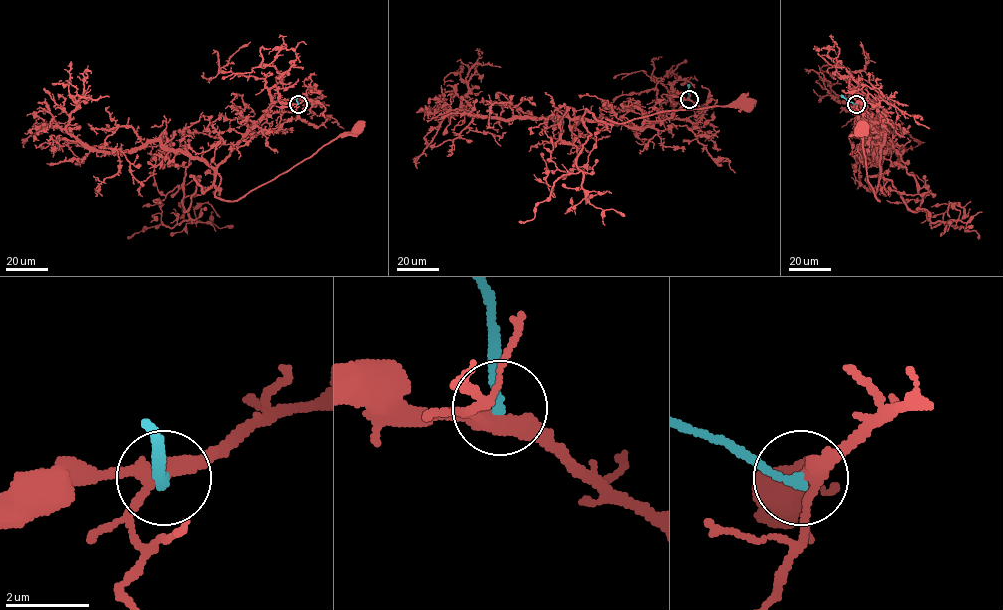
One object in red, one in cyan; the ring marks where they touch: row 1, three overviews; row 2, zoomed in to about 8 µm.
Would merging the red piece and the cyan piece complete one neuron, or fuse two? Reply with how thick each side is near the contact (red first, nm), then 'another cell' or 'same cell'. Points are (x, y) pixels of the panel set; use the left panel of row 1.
320 nm thick on the red side, 220 nm on the other; another cell

